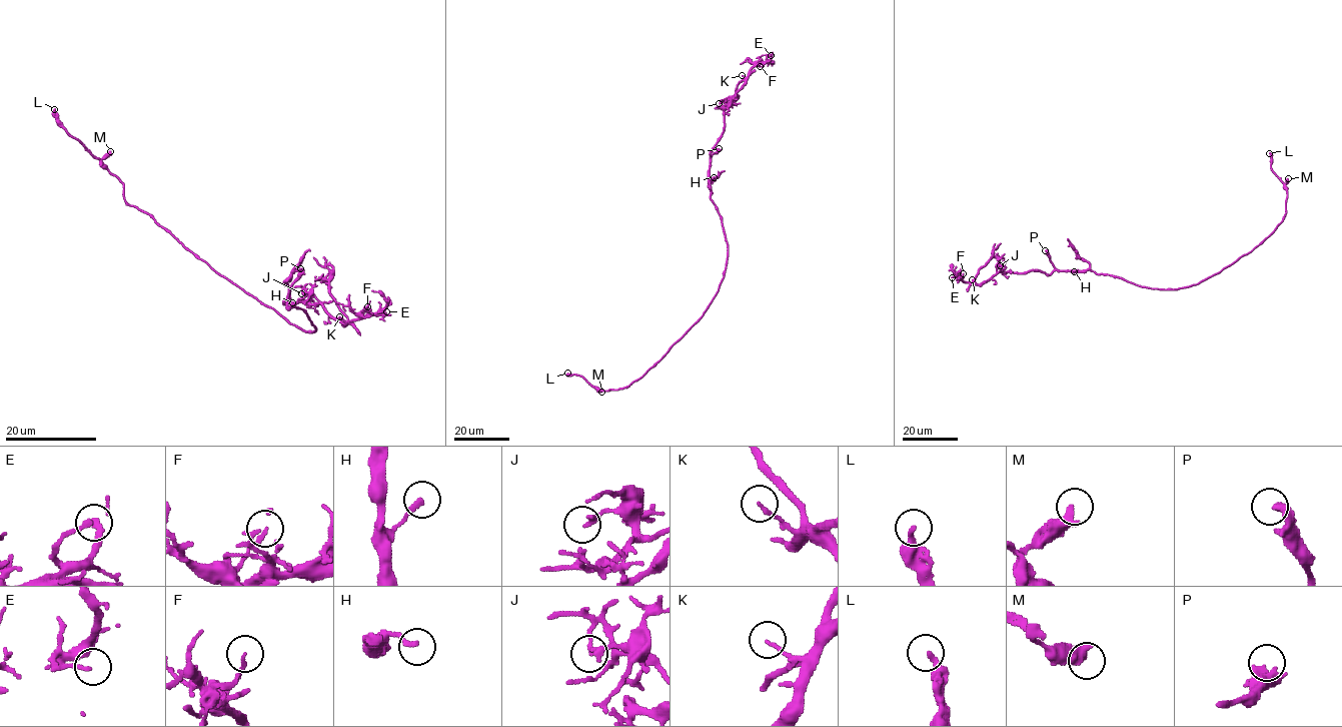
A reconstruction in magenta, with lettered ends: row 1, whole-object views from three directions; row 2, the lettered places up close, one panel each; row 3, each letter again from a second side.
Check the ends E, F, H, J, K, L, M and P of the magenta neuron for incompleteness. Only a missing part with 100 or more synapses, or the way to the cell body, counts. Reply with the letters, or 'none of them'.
none of them

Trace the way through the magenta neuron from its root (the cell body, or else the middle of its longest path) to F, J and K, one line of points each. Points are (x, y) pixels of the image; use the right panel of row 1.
F: (1164, 289), (1090, 270), (1054, 270), (1049, 274), (1038, 270), (999, 272), (980, 284), (964, 282), (963, 273)
J: (1164, 289), (1141, 286), (1090, 270), (1054, 270), (1047, 274), (1038, 270), (1002, 272), (1000, 265)
K: (1164, 289), (1141, 286), (1090, 270), (1054, 270), (1049, 274), (1038, 270), (999, 272), (980, 284), (972, 279)

